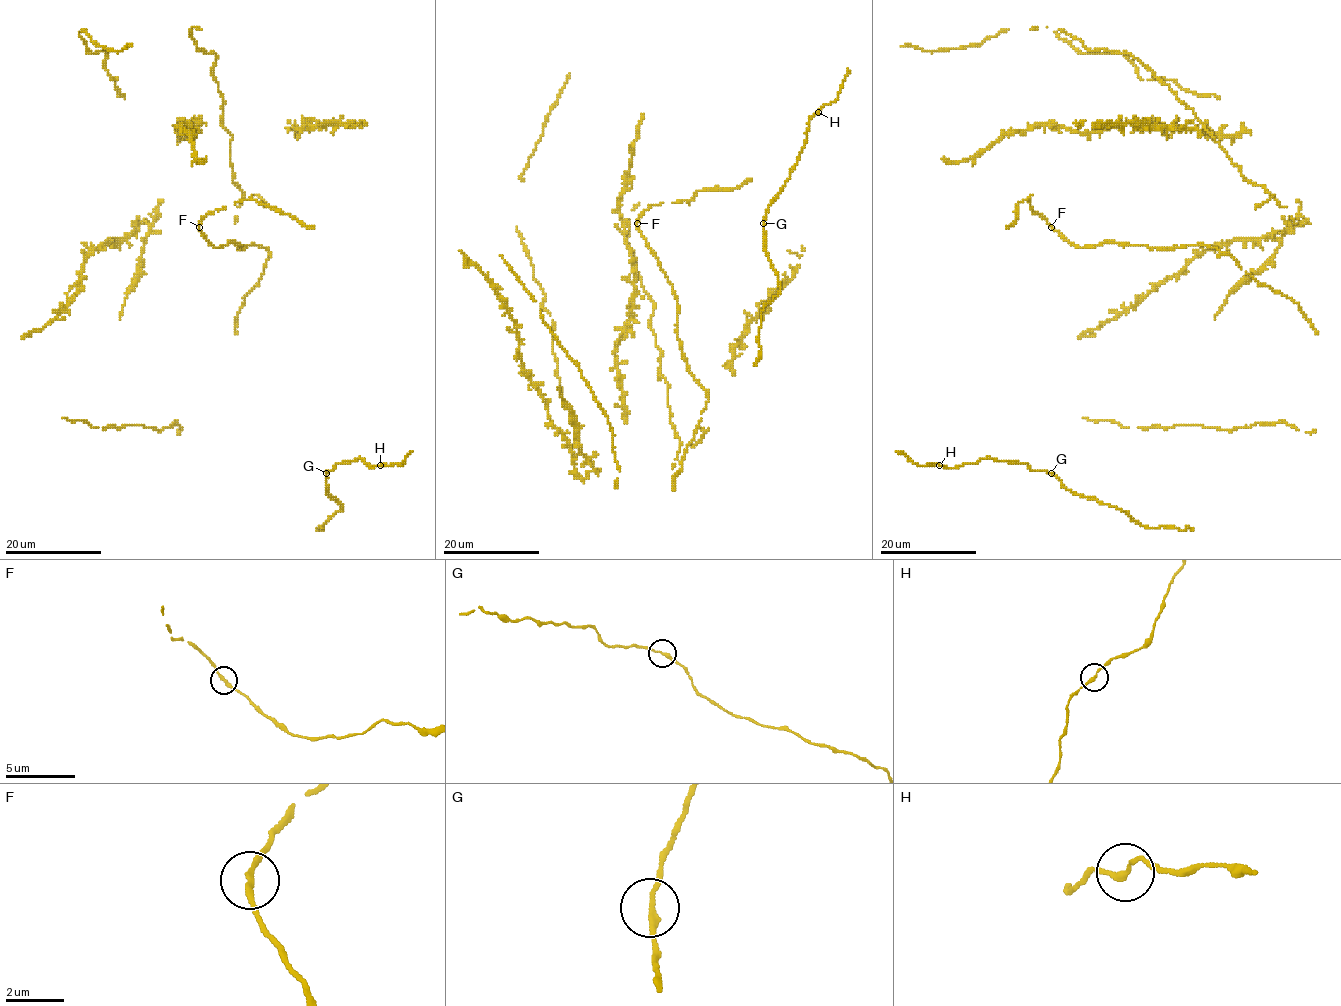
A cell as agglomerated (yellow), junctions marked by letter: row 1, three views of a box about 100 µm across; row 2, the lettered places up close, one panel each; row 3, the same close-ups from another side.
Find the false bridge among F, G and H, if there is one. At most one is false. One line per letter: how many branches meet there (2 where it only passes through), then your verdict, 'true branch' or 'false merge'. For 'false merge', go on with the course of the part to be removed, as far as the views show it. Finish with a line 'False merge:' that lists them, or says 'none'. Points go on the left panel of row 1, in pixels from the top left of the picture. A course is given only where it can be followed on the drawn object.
F: branches 2; true branch
G: branches 2; true branch
H: branches 2; true branch
False merge: none

